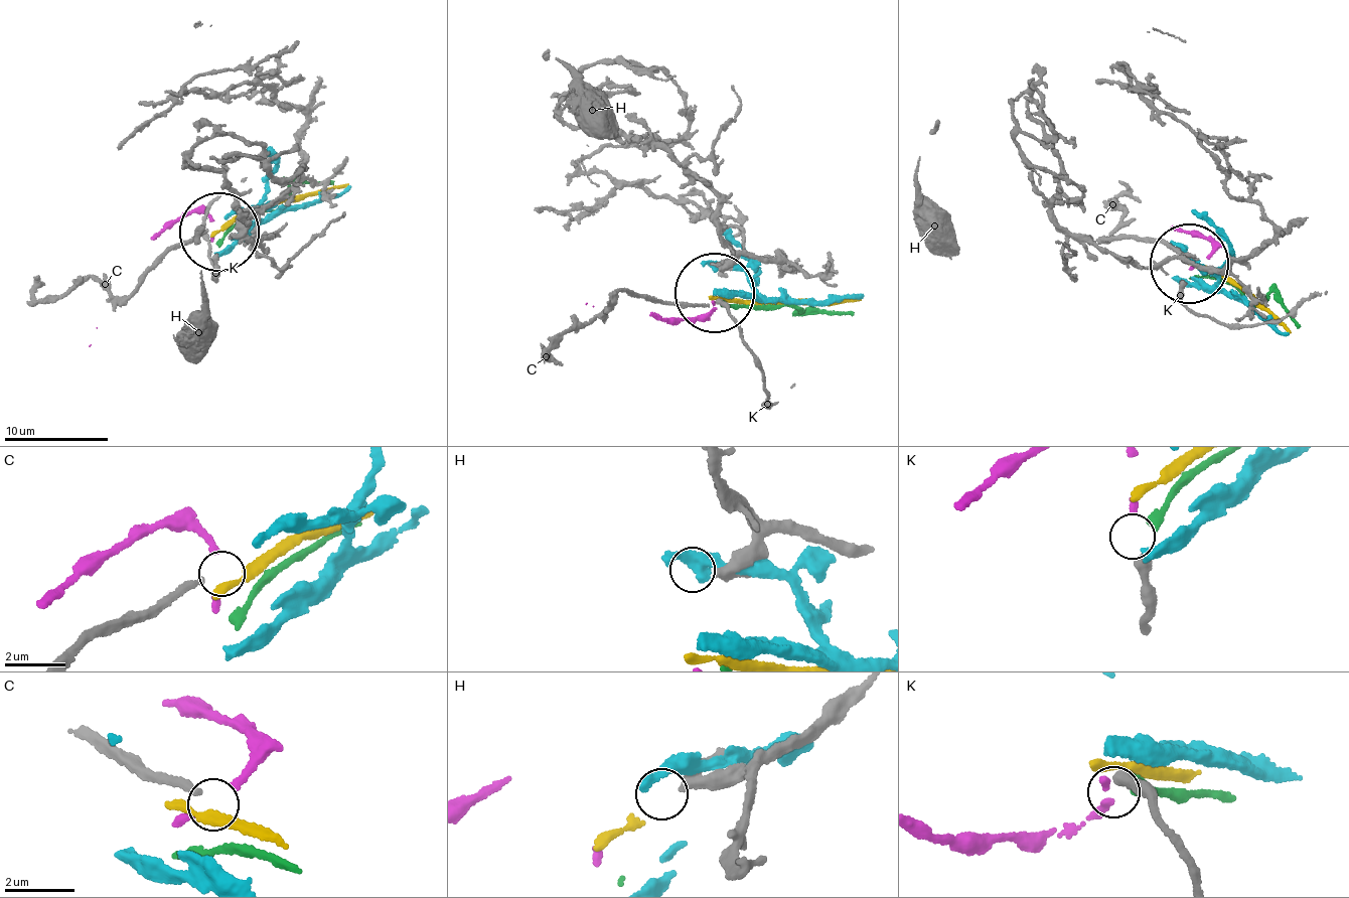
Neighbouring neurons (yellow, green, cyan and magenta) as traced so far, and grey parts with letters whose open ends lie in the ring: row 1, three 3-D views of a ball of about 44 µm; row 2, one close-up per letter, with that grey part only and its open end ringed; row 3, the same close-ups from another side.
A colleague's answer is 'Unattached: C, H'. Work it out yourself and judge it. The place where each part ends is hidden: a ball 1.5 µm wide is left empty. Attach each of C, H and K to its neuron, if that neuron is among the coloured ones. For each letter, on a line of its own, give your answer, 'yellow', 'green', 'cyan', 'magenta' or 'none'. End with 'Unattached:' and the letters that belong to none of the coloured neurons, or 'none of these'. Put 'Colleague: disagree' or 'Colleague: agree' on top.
Colleague: agree
C: none
H: none
K: magenta
Unattached: C, H

